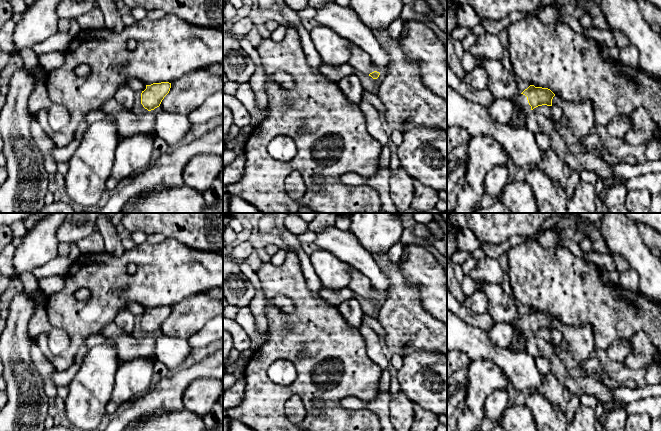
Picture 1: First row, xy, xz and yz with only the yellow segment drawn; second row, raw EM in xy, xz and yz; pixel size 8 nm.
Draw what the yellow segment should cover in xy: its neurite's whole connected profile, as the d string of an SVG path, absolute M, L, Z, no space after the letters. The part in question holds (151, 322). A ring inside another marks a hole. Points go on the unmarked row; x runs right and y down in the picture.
M161 306L146 309L146 313L141 317L141 328L148 335L159 331L164 321L169 317L171 307Z

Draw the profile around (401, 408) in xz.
M404 393L391 395L389 410L394 431L411 431L414 421L414 403Z

